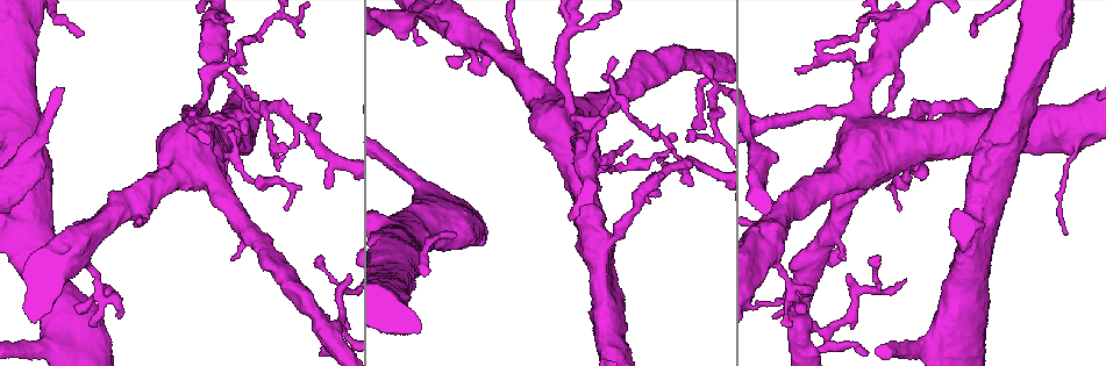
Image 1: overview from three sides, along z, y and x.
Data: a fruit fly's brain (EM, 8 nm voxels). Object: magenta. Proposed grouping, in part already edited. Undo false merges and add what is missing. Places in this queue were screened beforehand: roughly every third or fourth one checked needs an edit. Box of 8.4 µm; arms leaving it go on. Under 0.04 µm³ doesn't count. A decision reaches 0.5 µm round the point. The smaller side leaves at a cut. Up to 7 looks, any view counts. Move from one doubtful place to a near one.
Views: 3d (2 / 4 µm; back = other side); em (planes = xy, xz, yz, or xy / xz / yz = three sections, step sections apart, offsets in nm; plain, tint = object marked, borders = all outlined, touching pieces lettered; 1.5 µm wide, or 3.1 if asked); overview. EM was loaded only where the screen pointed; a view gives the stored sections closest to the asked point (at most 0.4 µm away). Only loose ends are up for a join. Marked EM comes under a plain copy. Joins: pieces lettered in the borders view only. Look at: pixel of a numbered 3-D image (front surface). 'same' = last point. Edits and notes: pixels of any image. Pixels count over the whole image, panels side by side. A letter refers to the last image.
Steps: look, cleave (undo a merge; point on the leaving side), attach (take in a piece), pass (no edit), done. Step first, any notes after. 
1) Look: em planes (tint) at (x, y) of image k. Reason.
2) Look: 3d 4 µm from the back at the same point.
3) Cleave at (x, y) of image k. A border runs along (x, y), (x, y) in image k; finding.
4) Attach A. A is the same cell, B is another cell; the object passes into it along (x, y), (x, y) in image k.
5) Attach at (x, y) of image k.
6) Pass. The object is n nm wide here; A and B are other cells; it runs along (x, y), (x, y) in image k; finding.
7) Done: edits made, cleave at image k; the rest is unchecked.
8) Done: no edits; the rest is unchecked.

Look: 3d 4 µm from the back at (319, 118) of image 1. Branch stops here.

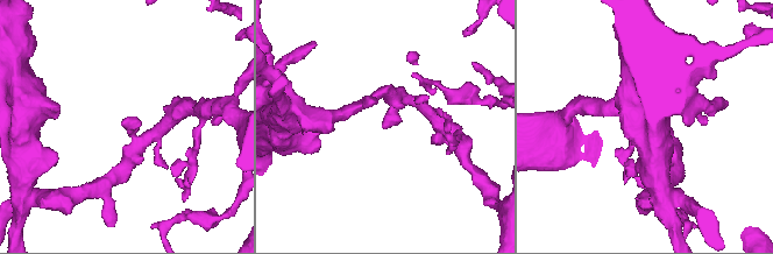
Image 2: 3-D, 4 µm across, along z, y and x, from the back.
Look: em xy step 8 (tint) at (122, 124) of image 2.

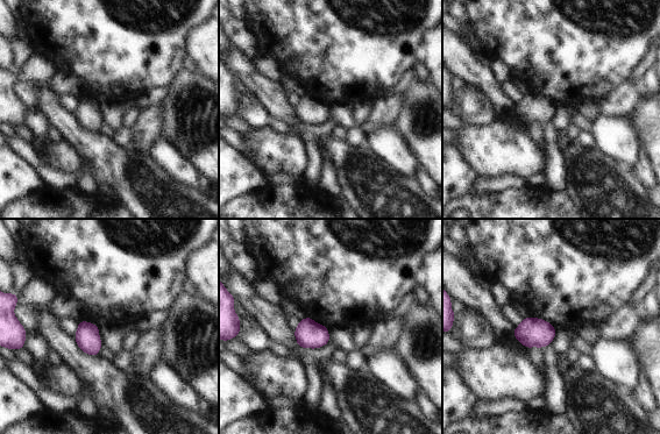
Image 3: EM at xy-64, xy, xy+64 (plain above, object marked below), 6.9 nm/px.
Look: em yz step 8 (borders) at the same point. Another direction.

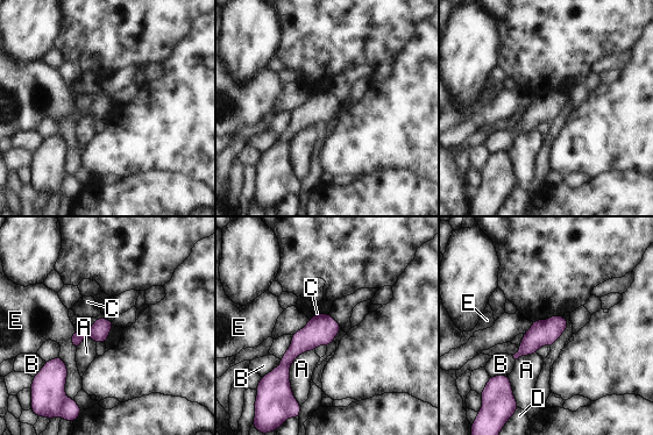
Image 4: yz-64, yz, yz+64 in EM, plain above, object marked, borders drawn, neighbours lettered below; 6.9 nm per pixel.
Pass. A, B, C, D and E are other cells; none of them fits.

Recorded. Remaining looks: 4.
Look: em xz step 8 (borders) at (692, 138) of image 1. Thin end.

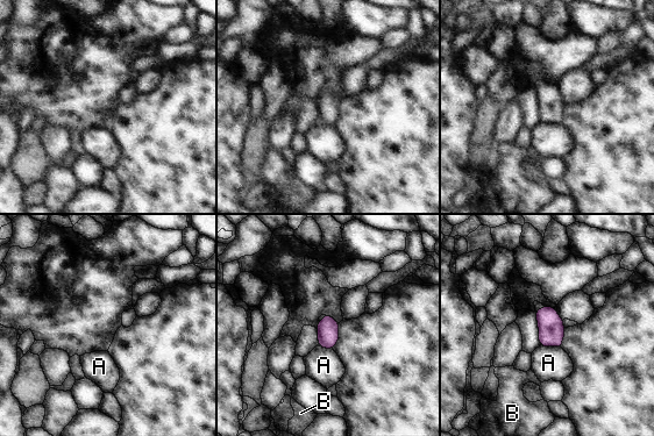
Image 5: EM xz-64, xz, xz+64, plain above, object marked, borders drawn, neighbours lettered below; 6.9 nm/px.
Look: em planes (borders) at the same point.

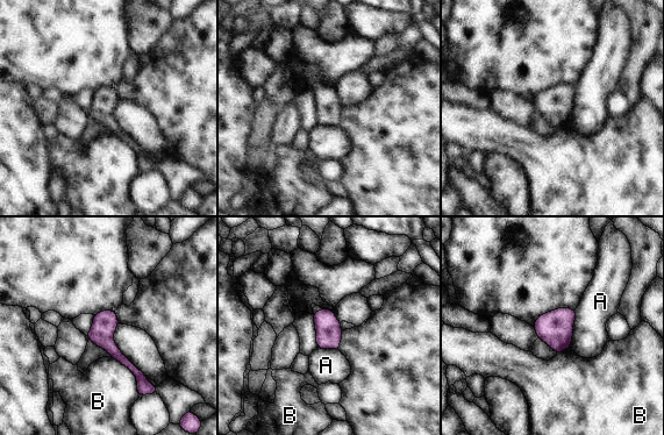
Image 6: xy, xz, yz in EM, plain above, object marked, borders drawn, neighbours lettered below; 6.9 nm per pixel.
Pass. The object is 160 nm wide here; A and B are other cells; it runs along (98, 316), (102, 337), (142, 386) in image 6; no lettered piece goes on from it.

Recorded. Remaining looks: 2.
Done: no edits; the rest is unchecked.

